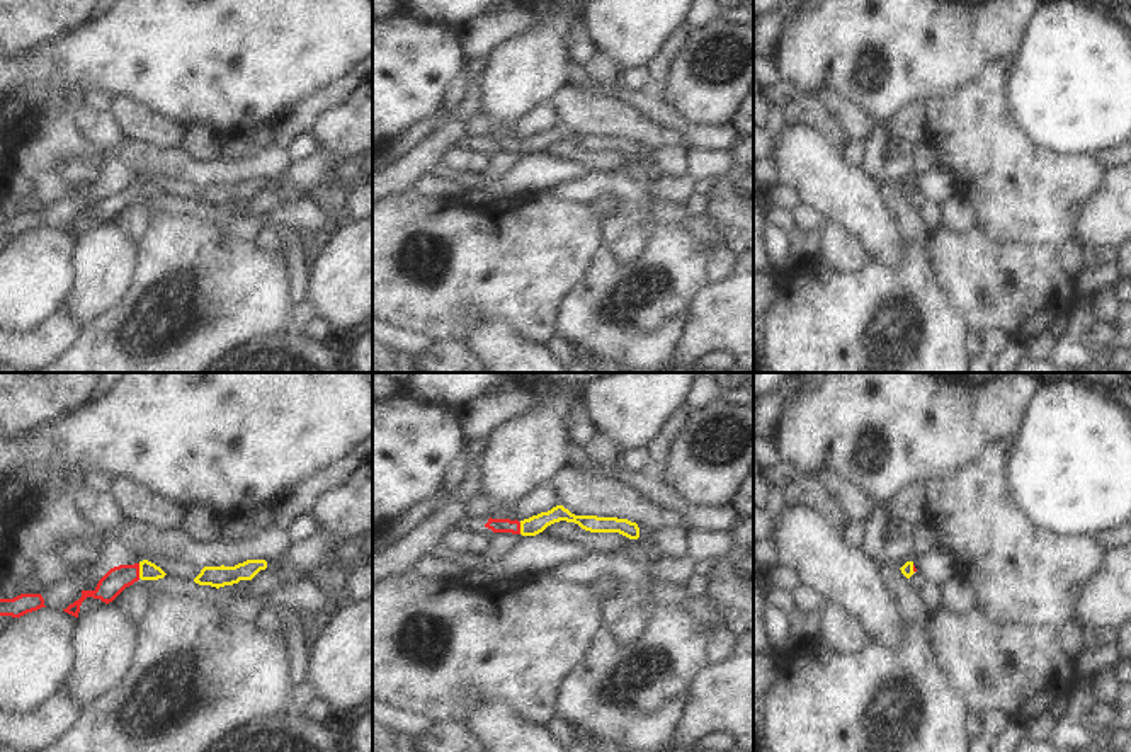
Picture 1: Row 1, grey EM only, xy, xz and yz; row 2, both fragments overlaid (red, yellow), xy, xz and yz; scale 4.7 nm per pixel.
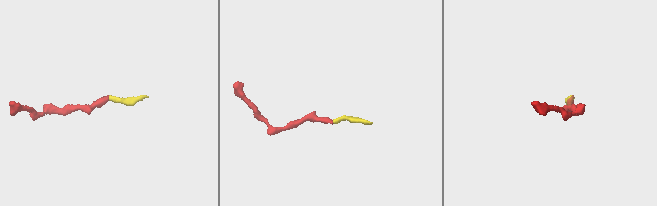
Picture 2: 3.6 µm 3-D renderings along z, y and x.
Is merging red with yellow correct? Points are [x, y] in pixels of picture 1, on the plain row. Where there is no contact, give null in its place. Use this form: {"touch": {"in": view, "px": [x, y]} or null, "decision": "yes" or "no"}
{"touch": {"in": "xy", "px": [138, 189]}, "decision": "yes"}

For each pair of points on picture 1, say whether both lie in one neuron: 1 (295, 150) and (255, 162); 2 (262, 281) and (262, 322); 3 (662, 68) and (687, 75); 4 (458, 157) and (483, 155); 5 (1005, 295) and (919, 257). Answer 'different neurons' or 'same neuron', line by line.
1: different neurons
2: same neuron
3: different neurons
4: same neuron
5: different neurons

